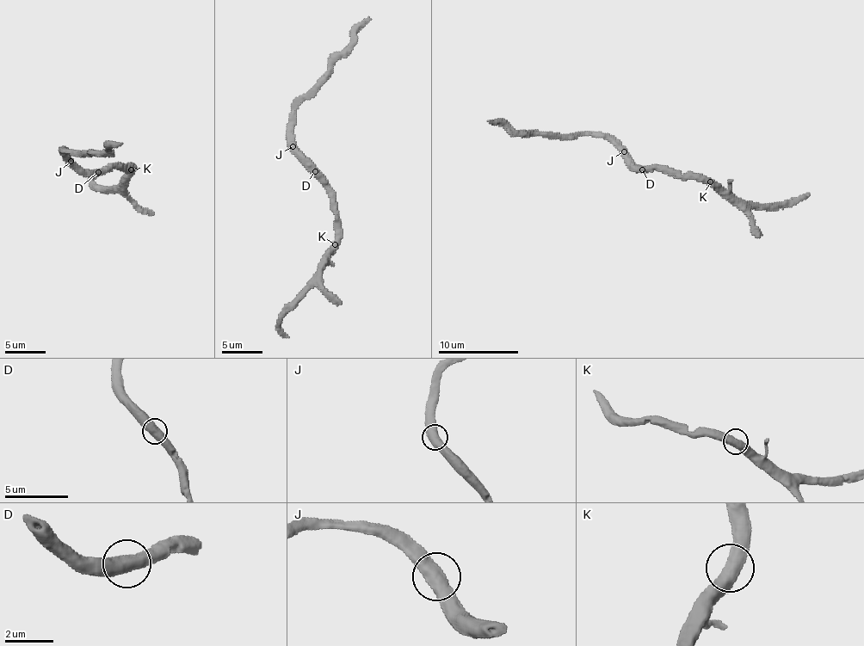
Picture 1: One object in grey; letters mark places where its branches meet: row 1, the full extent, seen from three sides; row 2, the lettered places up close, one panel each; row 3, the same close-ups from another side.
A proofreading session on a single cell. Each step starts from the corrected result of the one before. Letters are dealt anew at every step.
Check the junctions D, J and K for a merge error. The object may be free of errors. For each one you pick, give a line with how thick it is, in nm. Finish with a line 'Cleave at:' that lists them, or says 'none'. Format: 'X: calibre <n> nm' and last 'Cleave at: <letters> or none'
Cleave at: none

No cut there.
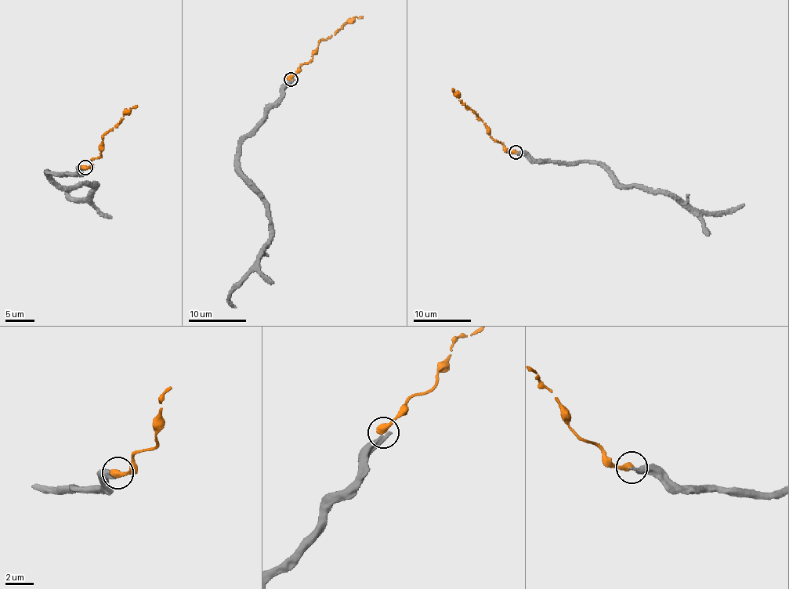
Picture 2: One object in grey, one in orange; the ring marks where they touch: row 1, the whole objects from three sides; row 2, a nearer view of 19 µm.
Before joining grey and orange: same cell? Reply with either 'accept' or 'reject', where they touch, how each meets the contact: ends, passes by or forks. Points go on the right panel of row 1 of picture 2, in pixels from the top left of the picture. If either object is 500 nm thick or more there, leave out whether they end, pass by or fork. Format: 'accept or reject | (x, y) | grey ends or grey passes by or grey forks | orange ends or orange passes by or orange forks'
reject | (515, 152) | grey ends | orange ends

